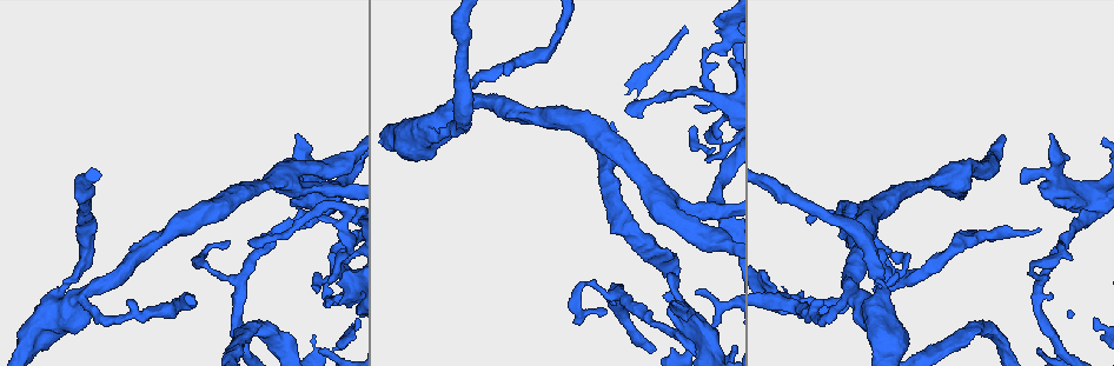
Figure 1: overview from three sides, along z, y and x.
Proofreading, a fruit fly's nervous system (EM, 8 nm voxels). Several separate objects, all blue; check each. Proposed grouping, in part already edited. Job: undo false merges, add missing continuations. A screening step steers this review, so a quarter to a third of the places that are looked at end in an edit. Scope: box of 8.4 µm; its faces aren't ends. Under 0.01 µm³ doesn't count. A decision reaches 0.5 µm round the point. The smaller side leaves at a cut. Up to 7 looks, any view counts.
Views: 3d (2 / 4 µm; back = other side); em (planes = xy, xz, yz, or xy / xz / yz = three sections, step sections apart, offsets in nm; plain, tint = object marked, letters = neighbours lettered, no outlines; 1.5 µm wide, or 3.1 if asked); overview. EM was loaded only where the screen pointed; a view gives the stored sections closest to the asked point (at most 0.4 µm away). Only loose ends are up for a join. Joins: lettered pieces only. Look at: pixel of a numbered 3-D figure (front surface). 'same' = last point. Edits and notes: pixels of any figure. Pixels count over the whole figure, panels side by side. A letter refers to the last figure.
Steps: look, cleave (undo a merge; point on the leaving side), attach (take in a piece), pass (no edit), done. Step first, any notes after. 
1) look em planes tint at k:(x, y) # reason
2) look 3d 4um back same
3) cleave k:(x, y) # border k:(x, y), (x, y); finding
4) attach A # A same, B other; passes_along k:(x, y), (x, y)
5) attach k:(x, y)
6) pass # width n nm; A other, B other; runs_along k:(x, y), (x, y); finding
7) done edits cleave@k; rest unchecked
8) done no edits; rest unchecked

look em planes letters at 1:(449, 115) # three-way junction

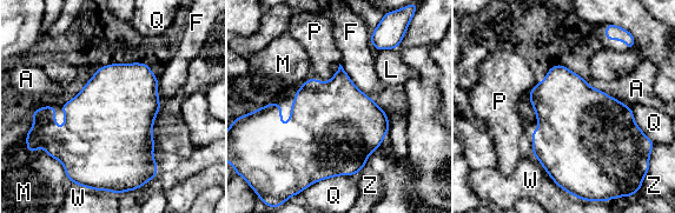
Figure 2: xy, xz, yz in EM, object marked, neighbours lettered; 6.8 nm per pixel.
pass # longest_contact W 360 nm; A other, F other, L other, M other, P other, Q other, W other, Z other; border 2:(339, 64), (351, 81), (368, 95); continuous, no second neuron

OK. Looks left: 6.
look 3d 4um at 1:(321, 219) # tapers out

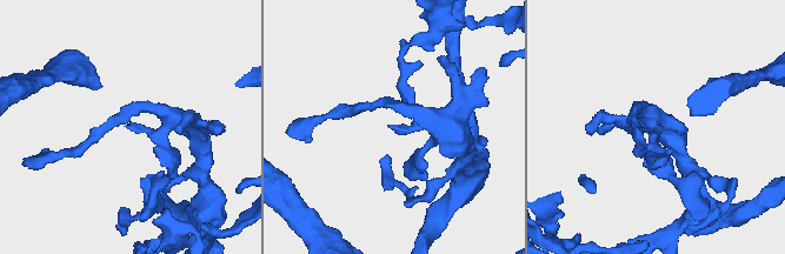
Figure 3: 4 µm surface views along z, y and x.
look em planes letters at 3:(127, 125) # now the EM

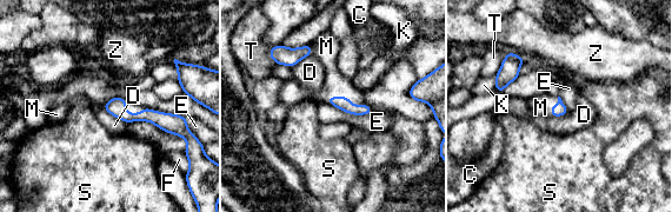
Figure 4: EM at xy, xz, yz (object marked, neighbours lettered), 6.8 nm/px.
attach M # C other, D other, E other, F other, K other, M same, S other, T other, Z other; the neuron continues

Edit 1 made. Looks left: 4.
look em planes plain at 1:(297, 134) # branch stops here

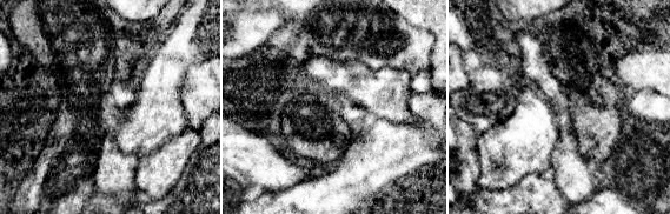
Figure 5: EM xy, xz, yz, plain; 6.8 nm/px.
look em planes letters same # see the neighbours

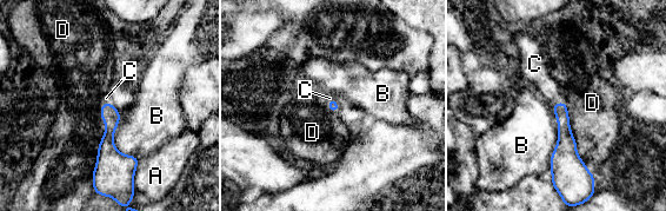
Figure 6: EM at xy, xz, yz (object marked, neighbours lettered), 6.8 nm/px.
attach C # A other, B other, C same, D other; it goes on there

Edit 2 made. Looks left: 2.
done edits attach@4, attach@6; rest unchecked

